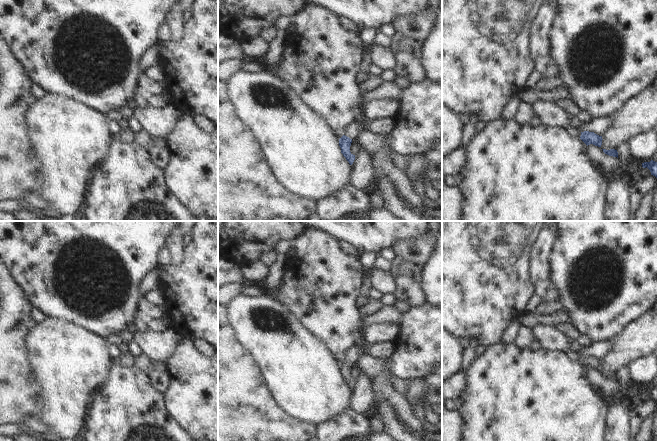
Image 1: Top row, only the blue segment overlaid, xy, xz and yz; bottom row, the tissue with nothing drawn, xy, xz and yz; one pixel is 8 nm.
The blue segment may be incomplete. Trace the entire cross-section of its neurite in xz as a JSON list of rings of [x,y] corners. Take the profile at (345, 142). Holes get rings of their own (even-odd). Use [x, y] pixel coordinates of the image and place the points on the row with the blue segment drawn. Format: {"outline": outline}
{"outline": [[[382,82],[376,89],[362,94],[360,99],[361,115],[344,127],[344,135],[339,139],[341,153],[350,165],[352,165],[355,160],[355,155],[350,152],[351,143],[365,130],[365,122],[367,119],[363,115],[363,107],[372,100],[397,98],[400,91],[401,90],[393,82]]]}

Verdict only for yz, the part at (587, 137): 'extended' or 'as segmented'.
extended

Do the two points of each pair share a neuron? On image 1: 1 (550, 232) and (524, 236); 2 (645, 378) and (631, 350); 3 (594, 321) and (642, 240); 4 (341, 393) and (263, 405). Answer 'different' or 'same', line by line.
1: different
2: different
3: same
4: different

